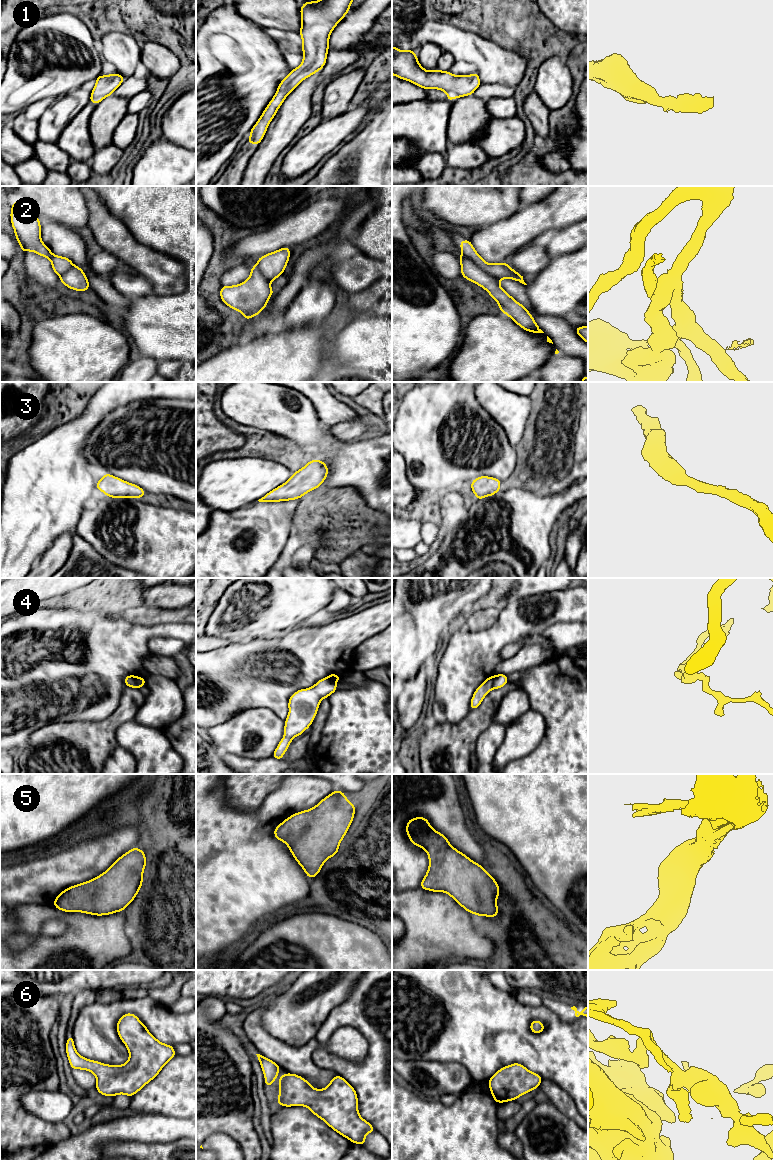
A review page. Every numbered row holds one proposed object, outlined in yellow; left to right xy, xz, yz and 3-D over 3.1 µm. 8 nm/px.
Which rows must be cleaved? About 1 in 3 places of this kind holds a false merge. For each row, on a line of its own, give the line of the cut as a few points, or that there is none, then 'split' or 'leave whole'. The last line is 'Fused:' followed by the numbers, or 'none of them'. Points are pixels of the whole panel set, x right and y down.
1: no cut | leave whole
2: no cut | leave whole
3: no cut | leave whole
4: xy (136, 676), (138, 688) | split
5: no cut | leave whole
6: no cut | leave whole
Fused: 4

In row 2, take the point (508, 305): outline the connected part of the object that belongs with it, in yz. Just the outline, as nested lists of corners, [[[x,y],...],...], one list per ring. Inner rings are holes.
[[[461,240],[460,248],[462,255],[458,259],[461,264],[461,276],[485,289],[491,298],[498,302],[500,311],[522,329],[531,333],[544,333],[528,310],[499,284],[501,279],[508,278],[527,285],[523,276],[513,270],[508,263],[486,263],[476,252],[470,240]]]

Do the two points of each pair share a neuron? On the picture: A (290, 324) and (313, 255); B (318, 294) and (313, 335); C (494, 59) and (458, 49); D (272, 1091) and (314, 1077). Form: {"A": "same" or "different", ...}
{"A": "different", "B": "different", "C": "same", "D": "different"}

